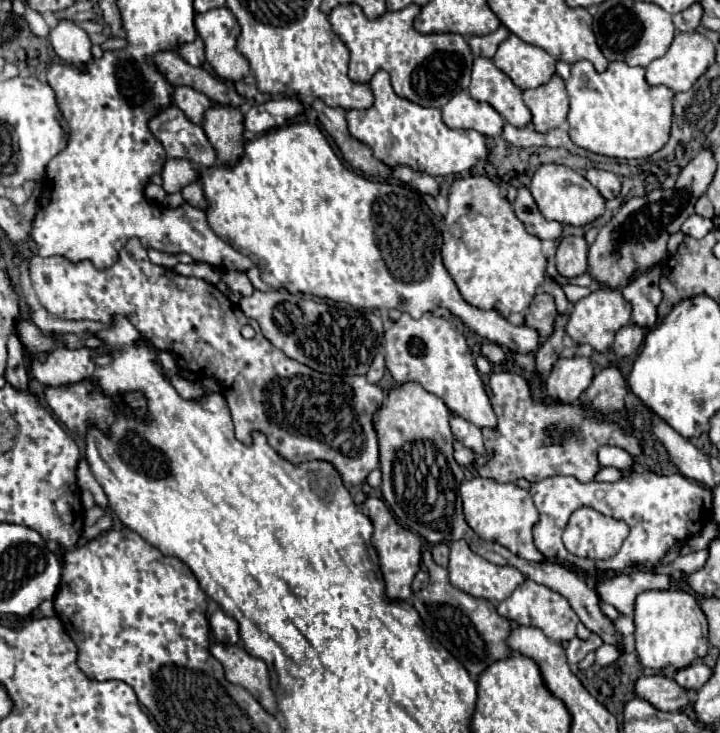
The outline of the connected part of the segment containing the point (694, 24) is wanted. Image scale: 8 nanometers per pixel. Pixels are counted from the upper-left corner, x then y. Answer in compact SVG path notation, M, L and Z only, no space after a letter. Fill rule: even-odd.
M699 3L687 7L685 11L673 15L673 23L679 31L695 31L701 23L701 15L703 15L703 9Z

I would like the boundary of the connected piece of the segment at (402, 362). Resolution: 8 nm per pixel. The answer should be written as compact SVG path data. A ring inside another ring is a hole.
M403 313L393 327L385 331L385 361L395 383L417 381L425 391L441 397L451 413L465 417L477 427L495 427L497 419L475 367L475 359L467 353L467 341L455 333L453 325L431 313L421 319Z

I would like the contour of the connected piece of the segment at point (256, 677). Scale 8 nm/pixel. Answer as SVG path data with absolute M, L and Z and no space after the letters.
M215 643L211 647L211 655L223 665L225 679L229 683L245 687L267 713L279 715L275 693L271 691L269 671L261 659L251 657L241 647L225 645L225 643Z

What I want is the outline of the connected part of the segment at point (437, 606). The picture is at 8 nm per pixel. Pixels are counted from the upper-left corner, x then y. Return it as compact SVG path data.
M423 553L423 563L429 571L427 589L413 595L413 607L421 615L429 633L469 671L475 679L481 675L491 663L507 659L511 655L511 647L507 647L507 639L513 631L513 623L501 615L497 615L495 605L487 599L475 599L473 595L461 593L461 589L453 587L447 579L447 569L433 563L431 553Z

